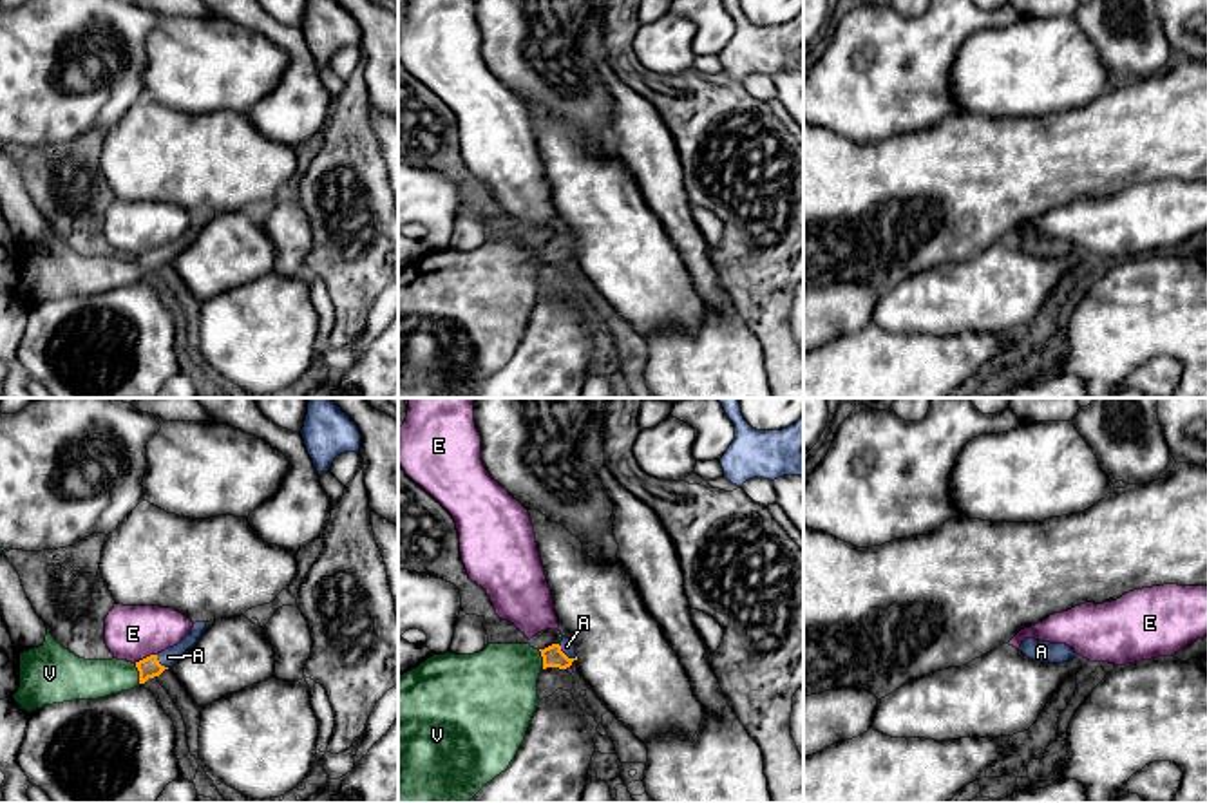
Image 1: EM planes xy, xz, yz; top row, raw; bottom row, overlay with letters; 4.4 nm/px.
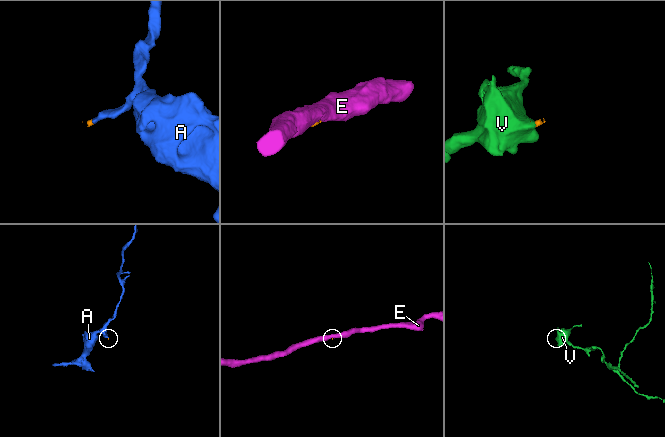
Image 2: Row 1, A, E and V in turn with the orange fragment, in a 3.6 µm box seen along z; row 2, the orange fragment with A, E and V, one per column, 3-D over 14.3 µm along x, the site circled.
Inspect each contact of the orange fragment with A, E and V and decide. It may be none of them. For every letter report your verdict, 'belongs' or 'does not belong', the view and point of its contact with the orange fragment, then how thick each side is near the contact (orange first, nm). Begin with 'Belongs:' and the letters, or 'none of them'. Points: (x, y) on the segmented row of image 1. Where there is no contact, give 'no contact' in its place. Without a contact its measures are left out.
Belongs: A, V
A: belongs; meets orange in xz at (565, 655); 100 nm thick on the orange side, 60 nm on the other
E: does not belong; meets orange in xy at (145, 659); 90 nm thick on the orange side, 240 nm on the other
V: belongs; meets orange in xy at (140, 675); 90 nm thick on the orange side, 180 nm on the other

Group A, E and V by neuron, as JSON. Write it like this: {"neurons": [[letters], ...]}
{"neurons": [["A", "V"], ["E"]]}

